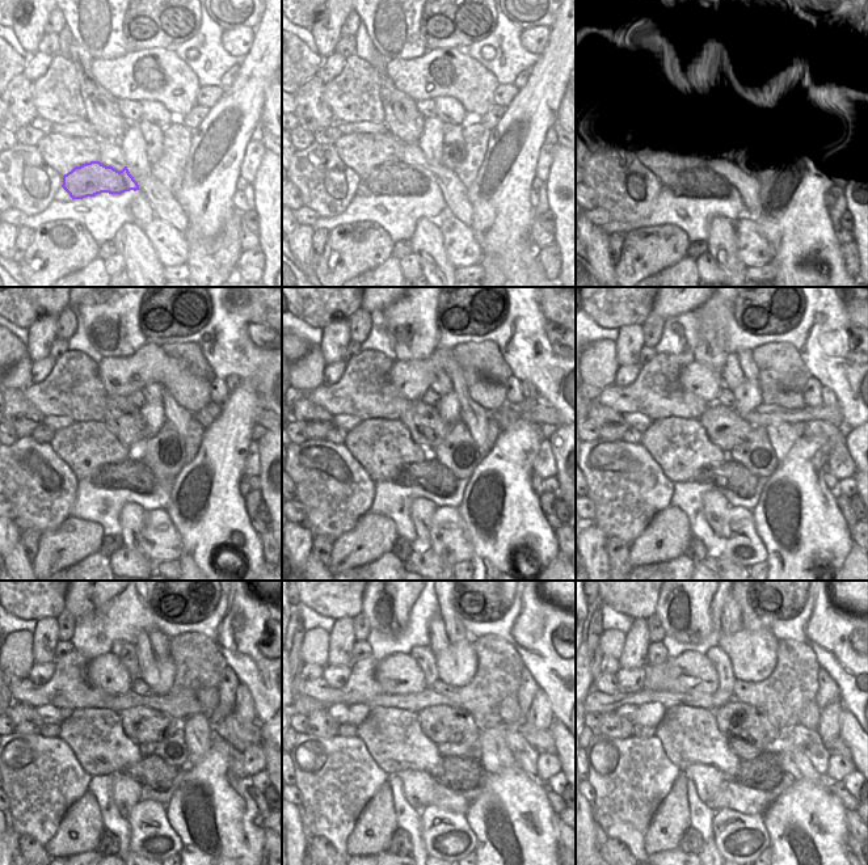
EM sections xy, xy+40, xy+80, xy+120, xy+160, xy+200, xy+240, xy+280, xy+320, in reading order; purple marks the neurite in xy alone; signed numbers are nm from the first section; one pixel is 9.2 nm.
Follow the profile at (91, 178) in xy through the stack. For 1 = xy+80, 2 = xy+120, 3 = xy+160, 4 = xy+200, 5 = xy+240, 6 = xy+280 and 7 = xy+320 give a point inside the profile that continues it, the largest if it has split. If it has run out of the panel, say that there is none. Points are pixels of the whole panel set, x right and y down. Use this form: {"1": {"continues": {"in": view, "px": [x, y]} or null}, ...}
{"1": {"continues": {"in": "xy+80", "px": [702, 181]}}, "2": {"continues": {"in": "xy+120", "px": [131, 475]}}, "3": {"continues": {"in": "xy+160", "px": [430, 475]}}, "4": {"continues": {"in": "xy+200", "px": [730, 476]}}, "5": {"continues": {"in": "xy+240", "px": [152, 771]}}, "6": {"continues": {"in": "xy+280", "px": [456, 773]}}, "7": {"continues": {"in": "xy+320", "px": [765, 772]}}}

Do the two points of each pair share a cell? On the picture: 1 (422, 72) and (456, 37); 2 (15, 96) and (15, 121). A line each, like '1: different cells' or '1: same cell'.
1: different cells
2: same cell

